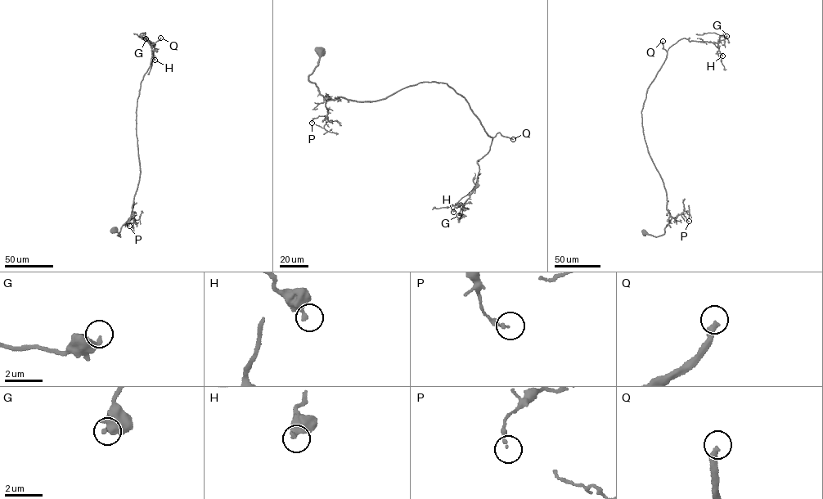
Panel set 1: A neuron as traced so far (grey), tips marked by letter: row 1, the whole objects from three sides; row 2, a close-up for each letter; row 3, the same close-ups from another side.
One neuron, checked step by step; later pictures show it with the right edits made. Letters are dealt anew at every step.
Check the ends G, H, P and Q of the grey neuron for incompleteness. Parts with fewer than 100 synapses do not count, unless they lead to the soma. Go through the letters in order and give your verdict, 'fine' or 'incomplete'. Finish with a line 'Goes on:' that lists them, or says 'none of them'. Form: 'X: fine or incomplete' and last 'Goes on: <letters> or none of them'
G: fine
H: fine
P: fine
Q: incomplete
Goes on: Q

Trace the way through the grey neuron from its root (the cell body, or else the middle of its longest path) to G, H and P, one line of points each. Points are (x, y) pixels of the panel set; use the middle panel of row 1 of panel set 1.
G: (321, 51), (308, 78), (326, 100), (375, 101), (425, 82), (447, 84), (465, 97), (493, 137), (459, 215)
H: (321, 51), (308, 78), (326, 100), (375, 101), (425, 82), (465, 97), (493, 137), (473, 192), (453, 212)
P: (321, 51), (318, 65), (308, 78), (315, 83), (324, 98), (327, 116), (313, 118), (312, 123)

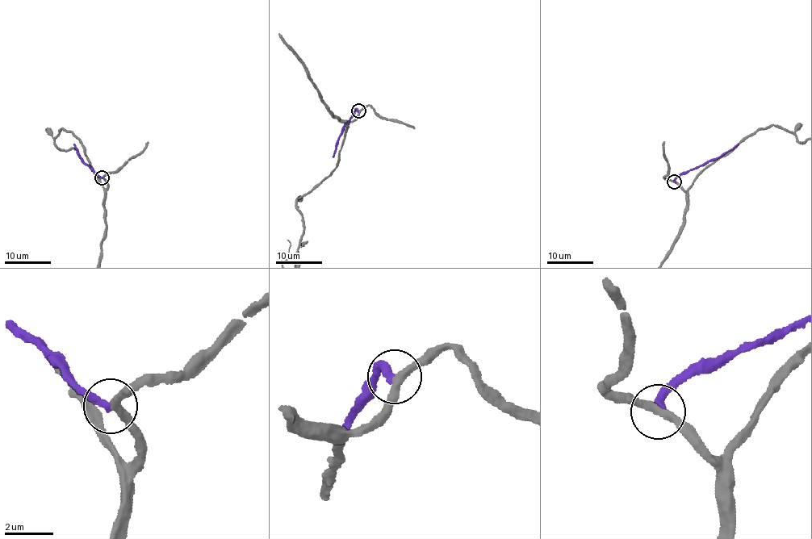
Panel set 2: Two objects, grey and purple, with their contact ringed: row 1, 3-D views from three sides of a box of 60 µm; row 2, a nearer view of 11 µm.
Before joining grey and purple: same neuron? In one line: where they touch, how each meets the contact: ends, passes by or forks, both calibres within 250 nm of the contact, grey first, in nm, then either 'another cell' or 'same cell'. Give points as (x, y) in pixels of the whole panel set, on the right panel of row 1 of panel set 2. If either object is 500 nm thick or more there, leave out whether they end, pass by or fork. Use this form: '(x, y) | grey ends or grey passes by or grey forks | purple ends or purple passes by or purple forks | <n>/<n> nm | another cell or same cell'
(674, 181) | grey passes by | purple ends | 280/300 nm | another cell

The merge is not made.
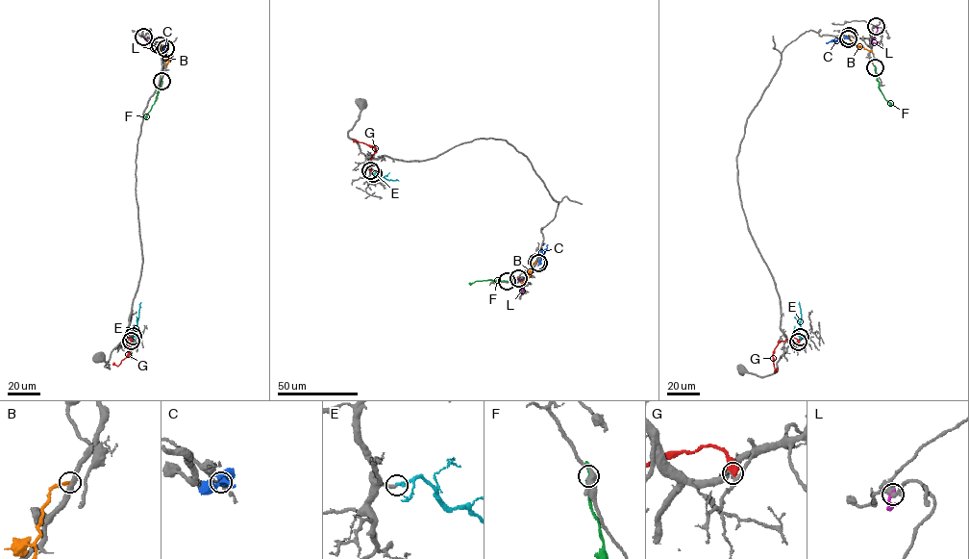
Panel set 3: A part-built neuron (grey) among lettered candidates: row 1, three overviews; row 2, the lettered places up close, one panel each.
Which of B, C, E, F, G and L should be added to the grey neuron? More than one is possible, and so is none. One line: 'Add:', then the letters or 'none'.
Add: E

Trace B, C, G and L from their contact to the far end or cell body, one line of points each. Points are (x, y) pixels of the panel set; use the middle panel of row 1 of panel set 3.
B: (536, 262), (530, 276), (520, 283)
C: (538, 263), (548, 244)
G: (370, 170), (376, 148), (353, 141)
L: (519, 278), (524, 292)

